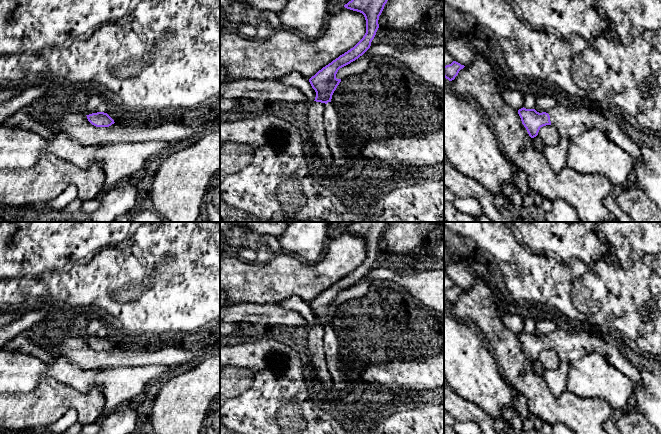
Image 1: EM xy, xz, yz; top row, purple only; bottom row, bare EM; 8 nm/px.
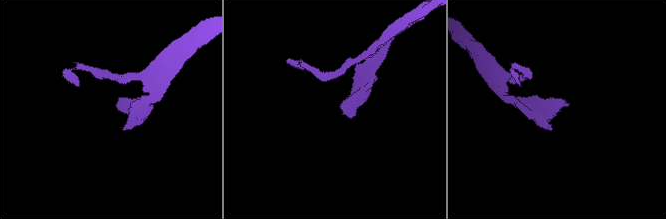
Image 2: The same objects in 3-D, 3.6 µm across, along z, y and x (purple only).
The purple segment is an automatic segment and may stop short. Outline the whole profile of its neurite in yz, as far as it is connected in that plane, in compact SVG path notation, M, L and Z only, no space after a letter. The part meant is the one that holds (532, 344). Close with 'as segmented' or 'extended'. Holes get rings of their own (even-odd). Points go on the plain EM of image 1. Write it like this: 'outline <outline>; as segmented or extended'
outline M587 327L575 331L558 329L542 337L523 331L518 334L518 338L531 362L538 359L541 351L551 348L557 352L560 361L568 364L584 355L598 353L609 364L629 377L633 385L642 382L639 369L622 355L618 347L605 341L601 336L592 334Z; extended

